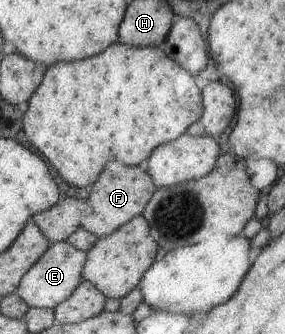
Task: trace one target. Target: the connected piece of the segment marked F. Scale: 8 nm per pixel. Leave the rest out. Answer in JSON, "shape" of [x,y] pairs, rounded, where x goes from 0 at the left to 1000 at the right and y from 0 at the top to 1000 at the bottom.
{"shape":[[[411,479],[372,485],[340,539],[312,557],[298,602],[319,635],[277,656],[281,677],[340,716],[375,707],[470,647],[495,644],[544,566],[526,527],[484,500],[449,500]]]}

